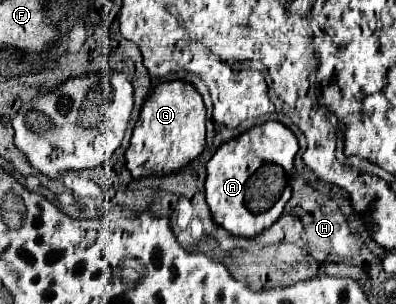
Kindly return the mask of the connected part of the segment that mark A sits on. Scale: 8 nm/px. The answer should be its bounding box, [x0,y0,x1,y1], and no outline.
[205,123,299,237]

